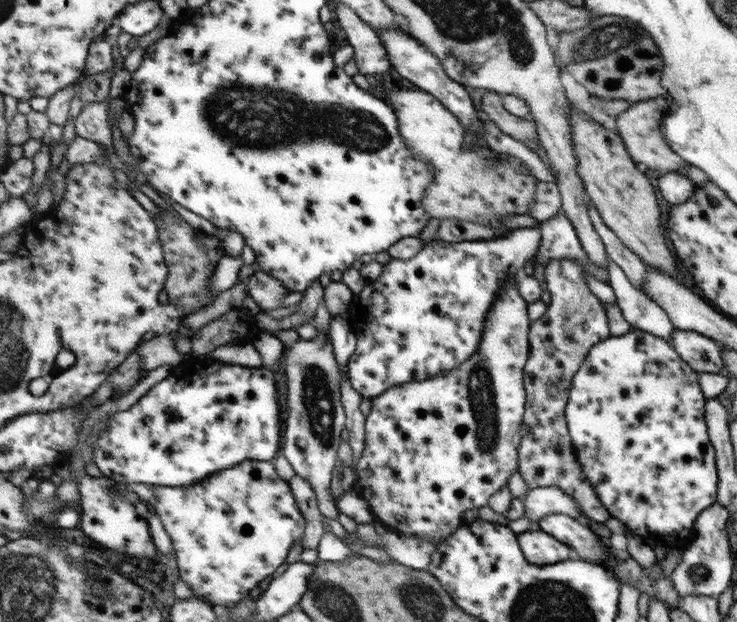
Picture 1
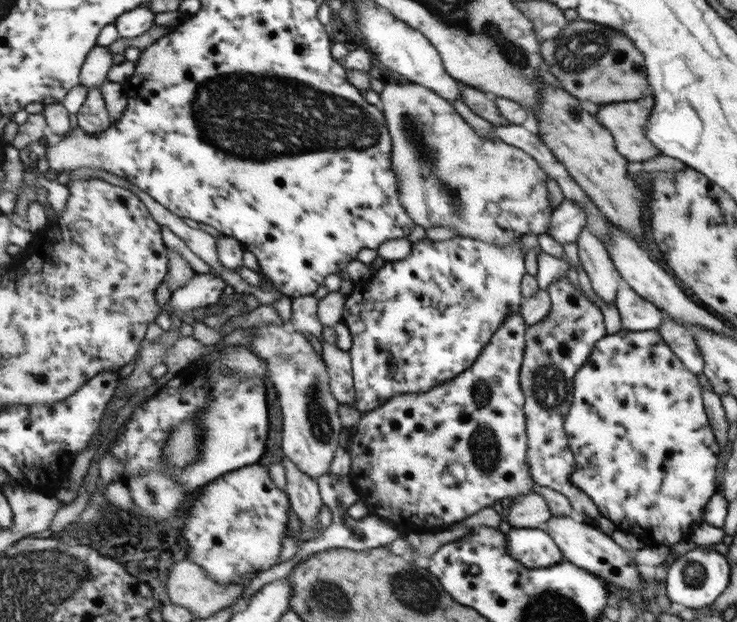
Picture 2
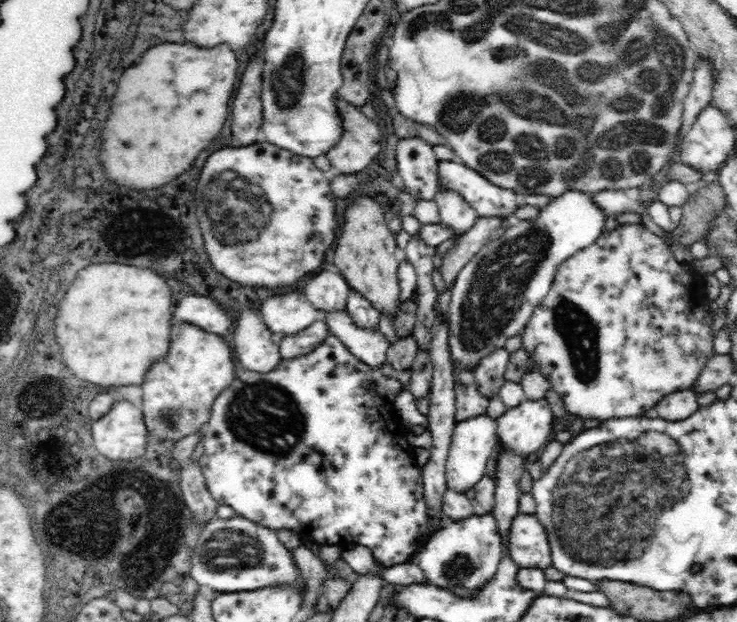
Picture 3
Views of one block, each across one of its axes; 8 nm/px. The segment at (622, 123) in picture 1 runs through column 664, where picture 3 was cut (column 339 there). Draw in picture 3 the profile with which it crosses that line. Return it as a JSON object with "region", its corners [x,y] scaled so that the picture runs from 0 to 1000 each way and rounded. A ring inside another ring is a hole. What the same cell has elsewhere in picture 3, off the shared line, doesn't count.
{"region":[[[459,158],[457,177],[465,193],[461,228],[442,248],[448,262],[463,278],[475,281],[495,275],[506,264],[518,241],[518,215],[510,195],[491,182],[490,175]]]}

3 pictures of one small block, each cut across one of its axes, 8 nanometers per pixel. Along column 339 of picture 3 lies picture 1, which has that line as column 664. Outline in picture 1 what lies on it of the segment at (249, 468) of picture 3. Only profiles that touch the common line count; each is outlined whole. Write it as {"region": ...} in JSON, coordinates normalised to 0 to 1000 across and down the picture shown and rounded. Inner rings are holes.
{"region":[[[856,529],[843,540],[829,540],[813,548],[799,561],[796,572],[790,579],[788,588],[777,601],[773,617],[772,640],[767,653],[767,678],[769,695],[783,707],[783,733],[788,733],[788,759],[794,759],[796,778],[807,788],[814,799],[815,814],[824,820],[829,833],[837,833],[856,857],[870,863],[874,871],[881,868],[919,868],[938,855],[940,839],[957,817],[965,815],[970,804],[970,778],[976,765],[970,765],[972,733],[967,733],[966,714],[961,703],[959,678],[955,675],[955,643],[948,619],[948,601],[944,600],[923,571],[910,558],[900,542],[870,529]]]}

